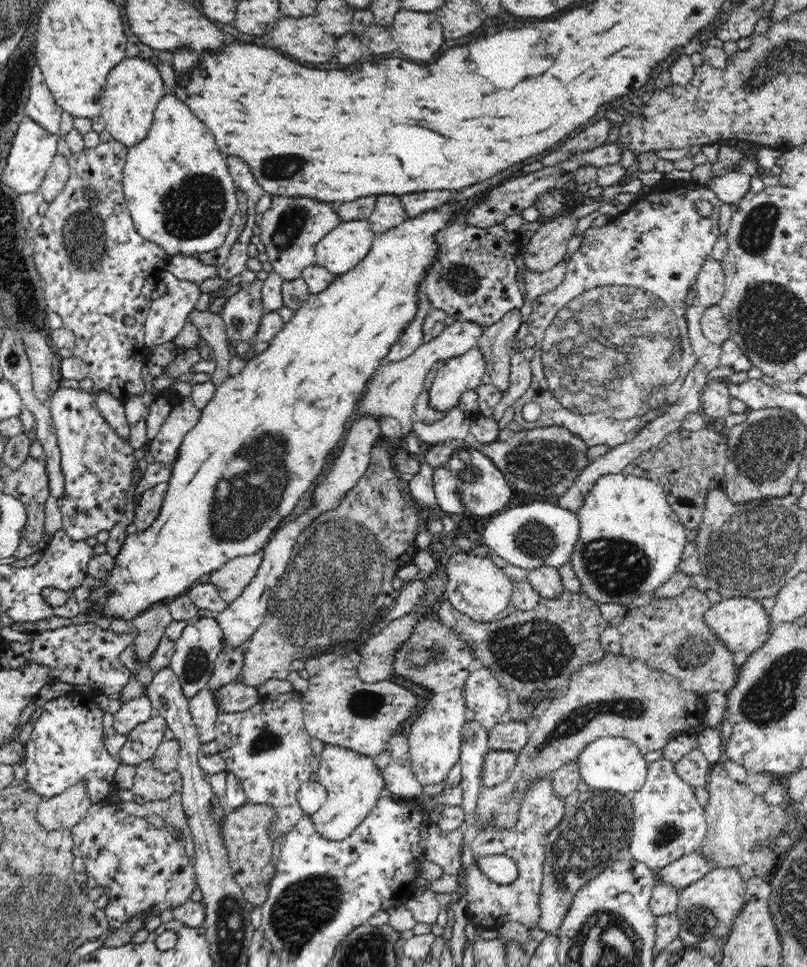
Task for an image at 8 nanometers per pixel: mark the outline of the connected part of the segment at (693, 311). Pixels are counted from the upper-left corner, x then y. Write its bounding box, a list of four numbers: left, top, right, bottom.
[686,303,721,371]

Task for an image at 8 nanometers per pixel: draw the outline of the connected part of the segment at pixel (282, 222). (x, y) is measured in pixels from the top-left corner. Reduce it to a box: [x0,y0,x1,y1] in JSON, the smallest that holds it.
[257,196,341,281]

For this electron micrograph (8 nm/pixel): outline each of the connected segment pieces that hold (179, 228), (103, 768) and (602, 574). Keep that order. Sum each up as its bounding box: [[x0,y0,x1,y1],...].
[[122,92,238,257],[21,692,118,804],[570,472,688,607]]

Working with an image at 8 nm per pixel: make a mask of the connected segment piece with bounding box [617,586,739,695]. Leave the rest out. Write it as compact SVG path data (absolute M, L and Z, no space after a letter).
M693 586L676 598L654 599L649 606L628 609L624 620L617 626L622 636L621 653L630 659L644 661L652 669L676 677L680 687L686 692L708 695L719 691L727 694L735 686L739 670L733 661L733 652L720 641L718 636L715 636L713 630L710 630L707 622L703 620L704 612L712 606L708 596Z

